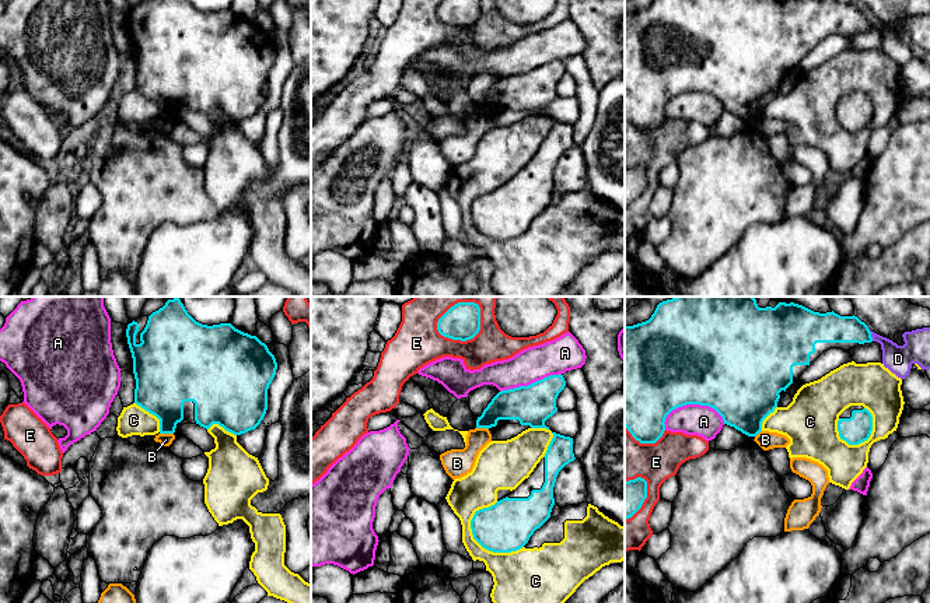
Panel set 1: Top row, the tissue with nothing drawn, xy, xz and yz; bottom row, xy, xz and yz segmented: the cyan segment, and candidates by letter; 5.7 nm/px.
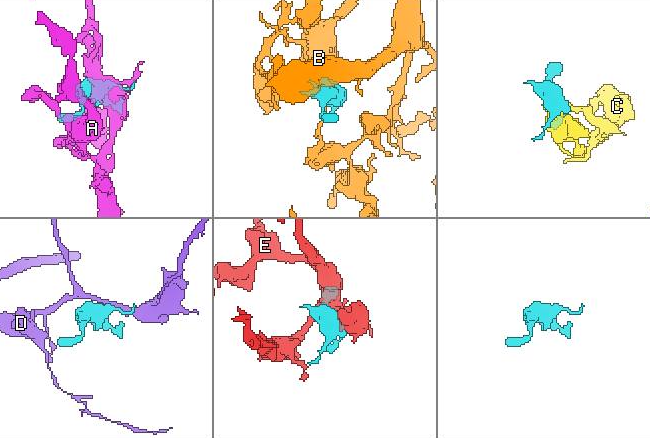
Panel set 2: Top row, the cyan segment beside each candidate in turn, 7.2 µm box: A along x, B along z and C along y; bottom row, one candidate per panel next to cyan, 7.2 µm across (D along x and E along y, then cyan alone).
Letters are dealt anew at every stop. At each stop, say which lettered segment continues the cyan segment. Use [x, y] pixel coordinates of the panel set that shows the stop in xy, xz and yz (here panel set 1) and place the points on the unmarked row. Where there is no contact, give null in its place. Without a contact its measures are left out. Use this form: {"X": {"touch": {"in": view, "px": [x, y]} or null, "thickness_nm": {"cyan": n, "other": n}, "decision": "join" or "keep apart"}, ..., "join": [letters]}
{"A": {"touch": {"in": "yz", "px": [693, 90]}, "thickness_nm": {"cyan": 500, "other": 180}, "decision": "keep apart"}, "B": {"touch": {"in": "xy", "px": [167, 119]}, "thickness_nm": {"cyan": 280, "other": 70}, "decision": "keep apart"}, "C": {"touch": {"in": "xz", "px": [486, 235]}, "thickness_nm": {"cyan": 300, "other": 300}, "decision": "keep apart"}, "D": {"touch": {"in": "yz", "px": [870, 23]}, "thickness_nm": {"cyan": 180, "other": 160}, "decision": "keep apart"}, "E": {"touch": {"in": "xz", "px": [465, 27]}, "thickness_nm": {"cyan": 160, "other": 240}, "decision": "keep apart"}, "join": []}

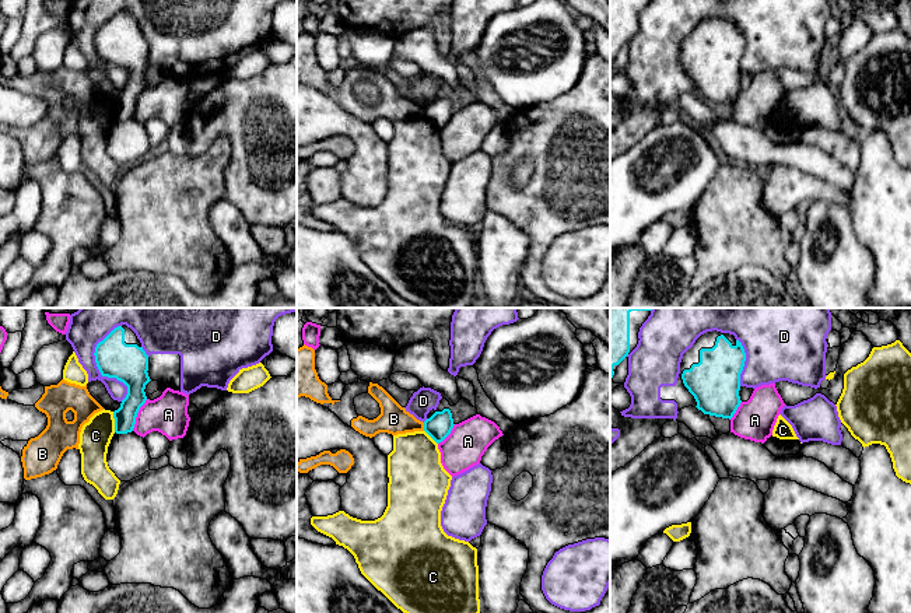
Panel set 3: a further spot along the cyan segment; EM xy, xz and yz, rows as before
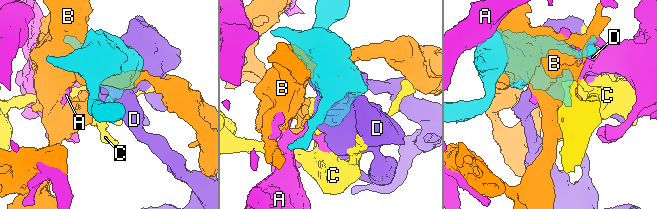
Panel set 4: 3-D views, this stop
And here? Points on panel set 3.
{"A": {"touch": {"in": "xy", "px": [136, 101]}, "thickness_nm": {"cyan": 170, "other": 220}, "decision": "keep apart"}, "B": {"touch": {"in": "xz", "px": [424, 114]}, "thickness_nm": {"cyan": 150, "other": 170}, "decision": "keep apart"}, "C": {"touch": {"in": "xy", "px": [115, 108]}, "thickness_nm": {"cyan": 130, "other": 180}, "decision": "keep apart"}, "D": {"touch": {"in": "xy", "px": [97, 52]}, "thickness_nm": {"cyan": 220, "other": 200}, "decision": "keep apart"}, "join": []}

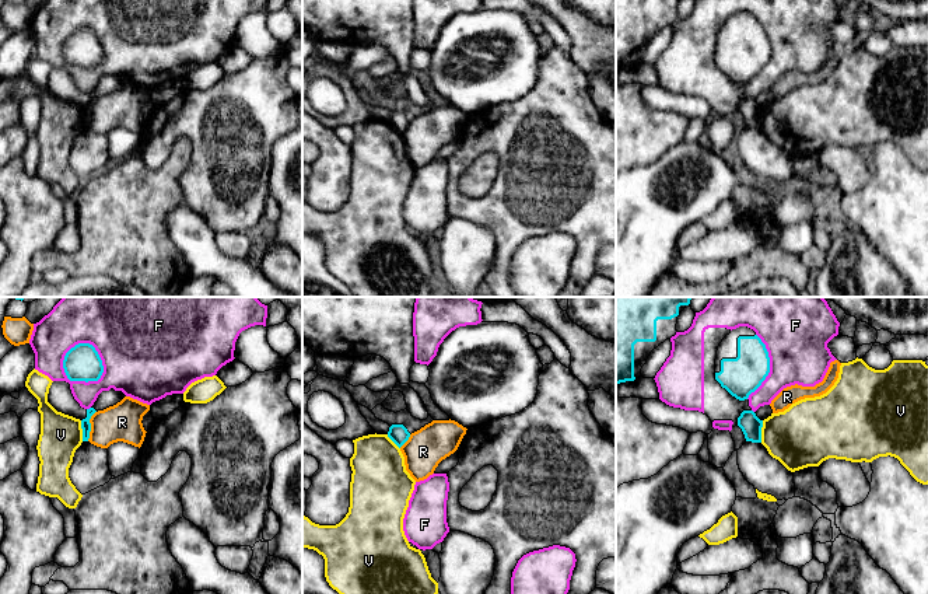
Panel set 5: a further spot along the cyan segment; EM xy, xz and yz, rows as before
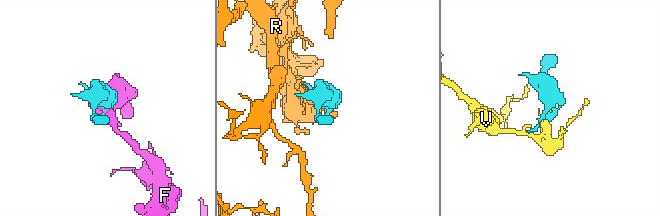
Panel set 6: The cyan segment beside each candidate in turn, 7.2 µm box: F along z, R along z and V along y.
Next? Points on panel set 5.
{"F": {"touch": {"in": "xy", "px": [65, 42]}, "thickness_nm": {"cyan": 200, "other": 240}, "decision": "keep apart"}, "R": {"touch": {"in": "xy", "px": [90, 112]}, "thickness_nm": {"cyan": 60, "other": 220}, "decision": "keep apart"}, "V": {"touch": {"in": "yz", "px": [760, 118]}, "thickness_nm": {"cyan": 120, "other": 360}, "decision": "keep apart"}, "join": []}

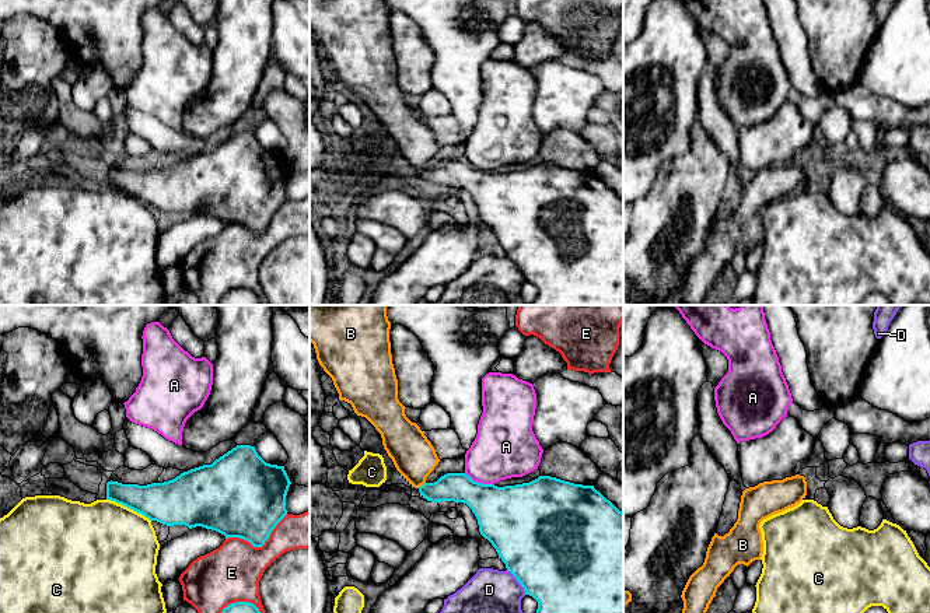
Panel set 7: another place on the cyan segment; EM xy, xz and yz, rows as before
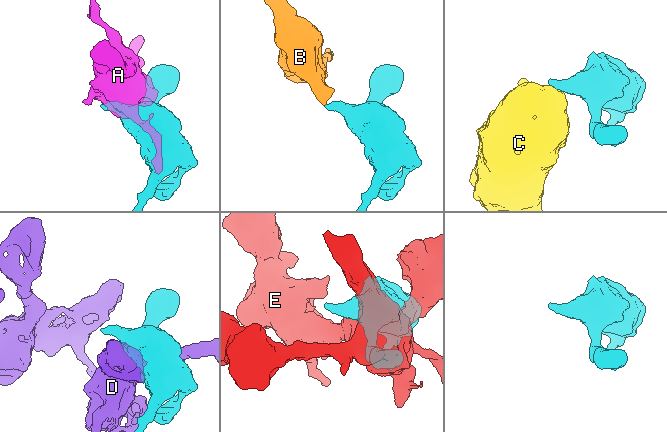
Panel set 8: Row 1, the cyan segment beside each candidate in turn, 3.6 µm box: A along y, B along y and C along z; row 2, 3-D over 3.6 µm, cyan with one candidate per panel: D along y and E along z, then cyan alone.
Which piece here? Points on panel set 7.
{"A": {"touch": {"in": "xz", "px": [479, 170]}, "thickness_nm": {"cyan": 340, "other": 340}, "decision": "keep apart"}, "B": {"touch": {"in": "xz", "px": [420, 172]}, "thickness_nm": {"cyan": 170, "other": 240}, "decision": "join"}, "C": {"touch": {"in": "xy", "px": [129, 193]}, "thickness_nm": {"cyan": 260, "other": 480}, "decision": "keep apart"}, "D": {"touch": {"in": "xz", "px": [517, 266]}, "thickness_nm": {"cyan": 500, "other": 400}, "decision": "keep apart"}, "E": {"touch": {"in": "xy", "px": [259, 233]}, "thickness_nm": {"cyan": 400, "other": 320}, "decision": "keep apart"}, "join": ["B"]}

